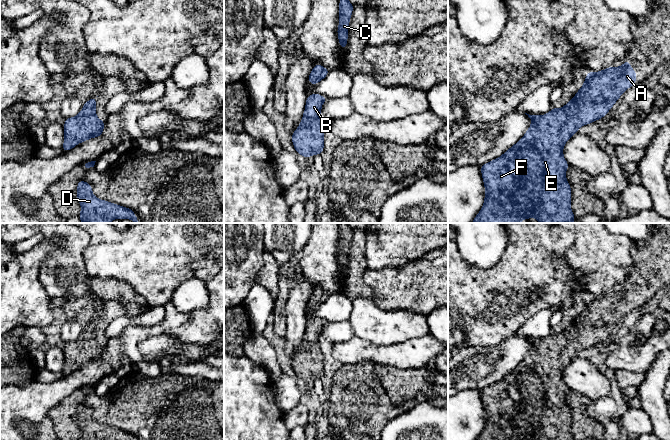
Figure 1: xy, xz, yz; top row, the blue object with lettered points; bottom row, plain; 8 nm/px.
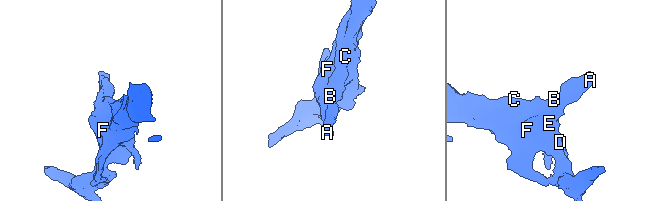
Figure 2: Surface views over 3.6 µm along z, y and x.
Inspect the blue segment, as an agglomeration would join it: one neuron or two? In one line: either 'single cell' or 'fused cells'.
single cell

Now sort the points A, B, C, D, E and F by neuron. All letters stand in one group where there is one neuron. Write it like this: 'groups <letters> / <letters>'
groups A B C D E F

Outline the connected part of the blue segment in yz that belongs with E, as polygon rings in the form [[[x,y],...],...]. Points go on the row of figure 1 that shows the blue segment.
[[[625,59],[625,63],[619,67],[610,66],[599,72],[587,72],[582,87],[574,95],[573,99],[570,100],[568,103],[566,103],[563,108],[559,108],[559,107],[552,108],[545,115],[529,115],[525,113],[532,120],[532,123],[529,126],[529,129],[524,134],[524,136],[500,157],[480,166],[483,183],[485,187],[485,198],[481,210],[475,216],[472,223],[521,223],[522,220],[529,218],[536,218],[539,223],[573,223],[576,217],[571,210],[571,186],[566,180],[566,170],[569,167],[569,164],[567,163],[563,155],[564,145],[575,133],[578,132],[578,129],[580,127],[584,125],[588,125],[594,121],[603,118],[610,111],[610,109],[613,107],[616,101],[621,97],[621,95],[628,88],[630,88],[635,84],[636,84],[636,71],[631,68],[629,60]]]

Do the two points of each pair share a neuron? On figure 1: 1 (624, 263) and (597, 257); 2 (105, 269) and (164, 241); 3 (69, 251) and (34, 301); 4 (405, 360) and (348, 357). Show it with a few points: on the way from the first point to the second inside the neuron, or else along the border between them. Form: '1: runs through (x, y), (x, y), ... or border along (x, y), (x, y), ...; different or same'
1: runs through (617, 263), (604, 259); same
2: runs through (120, 255), (149, 255); same
3: border along (40, 264), (39, 281), (50, 297); different
4: runs through (391, 355), (362, 354); same

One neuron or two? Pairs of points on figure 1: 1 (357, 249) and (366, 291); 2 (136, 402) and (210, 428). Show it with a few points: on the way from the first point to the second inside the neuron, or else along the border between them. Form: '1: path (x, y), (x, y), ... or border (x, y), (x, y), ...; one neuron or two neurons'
1: path (357, 259), (357, 281); one neuron
2: path (154, 409), (170, 415), (187, 428), (192, 428); one neuron

